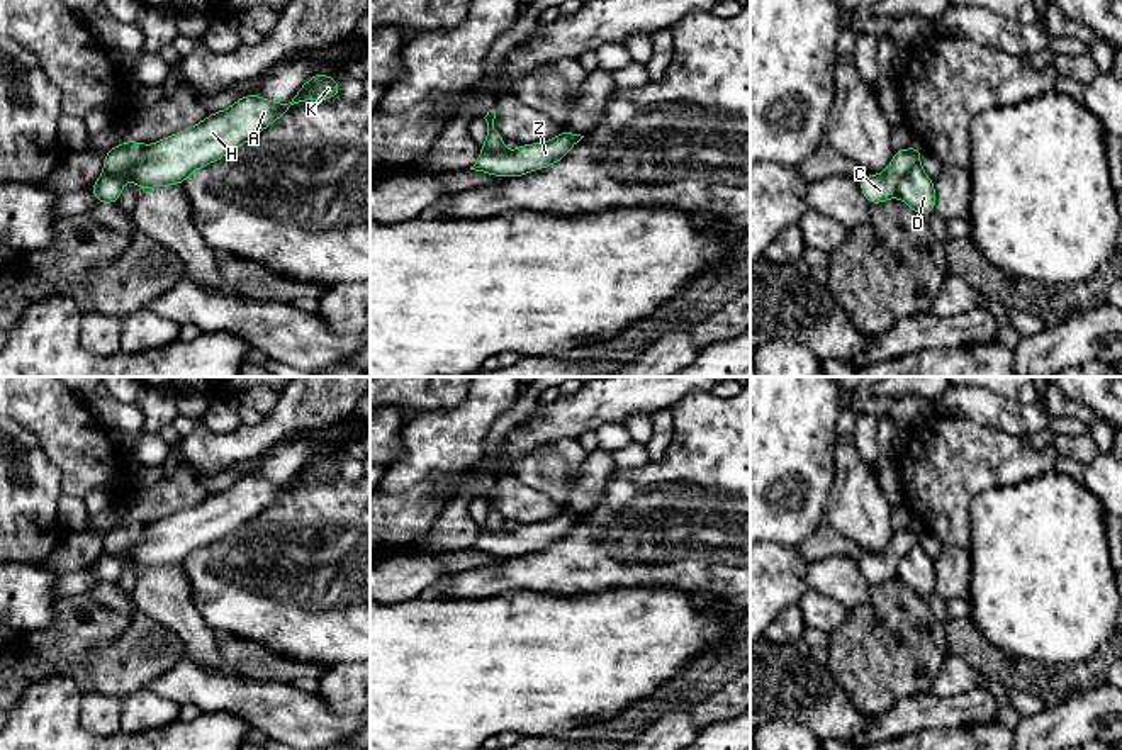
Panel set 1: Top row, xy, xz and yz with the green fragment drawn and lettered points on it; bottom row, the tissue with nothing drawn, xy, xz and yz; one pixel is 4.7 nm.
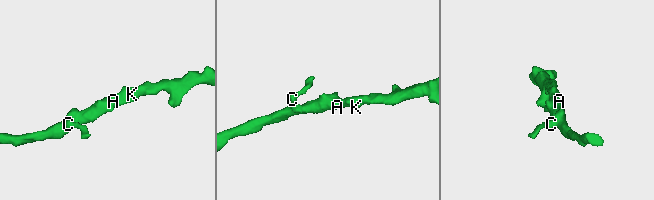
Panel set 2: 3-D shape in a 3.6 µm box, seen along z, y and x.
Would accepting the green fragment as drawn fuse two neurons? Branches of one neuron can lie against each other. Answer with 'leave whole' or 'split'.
split

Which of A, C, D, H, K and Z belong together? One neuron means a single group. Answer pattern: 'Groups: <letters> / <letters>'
Groups: A D H K Z / C

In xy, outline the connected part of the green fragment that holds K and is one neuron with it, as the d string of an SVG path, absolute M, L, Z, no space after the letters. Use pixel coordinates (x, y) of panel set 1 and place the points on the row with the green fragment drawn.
M321 73L311 75L311 80L285 104L255 93L244 95L226 110L207 114L197 126L144 146L143 156L127 173L104 171L88 190L95 193L97 204L115 205L127 175L134 178L137 192L182 185L195 170L231 154L300 102L338 97L339 81Z

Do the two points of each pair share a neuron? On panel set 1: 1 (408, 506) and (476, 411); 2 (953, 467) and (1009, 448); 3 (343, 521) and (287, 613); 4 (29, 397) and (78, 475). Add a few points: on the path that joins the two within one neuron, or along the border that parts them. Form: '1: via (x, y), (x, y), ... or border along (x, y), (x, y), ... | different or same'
1: via (409, 482), (457, 435) | same
2: via (966, 458), (995, 458) | same
3: via (343, 543), (343, 557), (309, 591) | same
4: via (48, 416), (78, 447), (78, 457) | same

